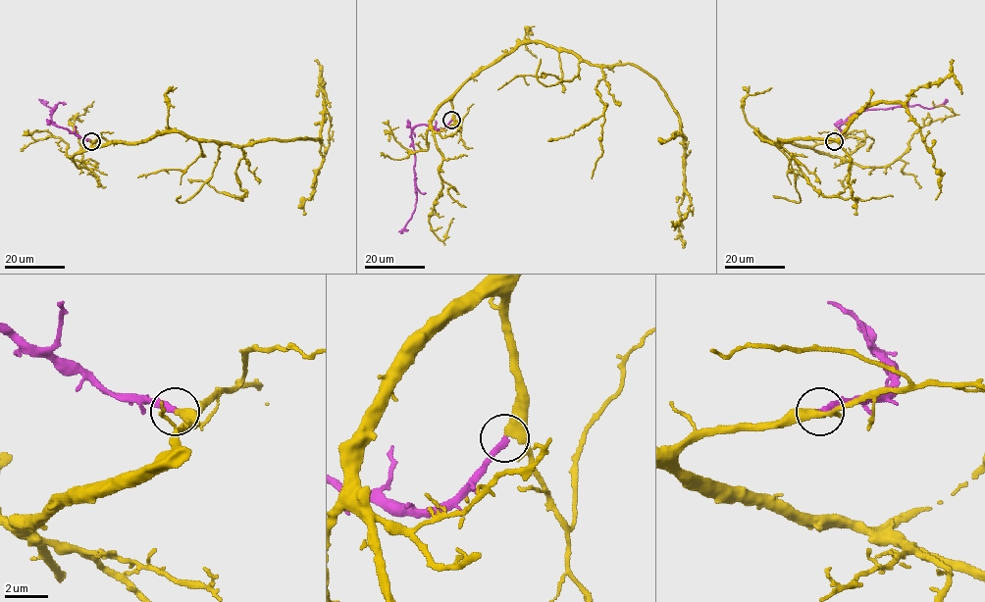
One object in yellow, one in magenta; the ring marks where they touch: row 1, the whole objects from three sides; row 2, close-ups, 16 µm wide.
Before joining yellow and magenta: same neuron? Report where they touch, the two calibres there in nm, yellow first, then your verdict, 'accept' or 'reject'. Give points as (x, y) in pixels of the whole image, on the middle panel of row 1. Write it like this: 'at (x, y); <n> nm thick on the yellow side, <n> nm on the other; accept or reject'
at (451, 120); 380 nm thick on the yellow side, 320 nm on the other; accept

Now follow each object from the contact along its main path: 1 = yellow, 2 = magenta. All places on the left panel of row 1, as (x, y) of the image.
1: (91, 141), (92, 145), (140, 142), (183, 132), (232, 145), (319, 139), (324, 102), (329, 139), (311, 199)
2: (91, 141), (58, 126), (51, 118), (56, 105), (51, 108), (41, 101), (42, 99)

